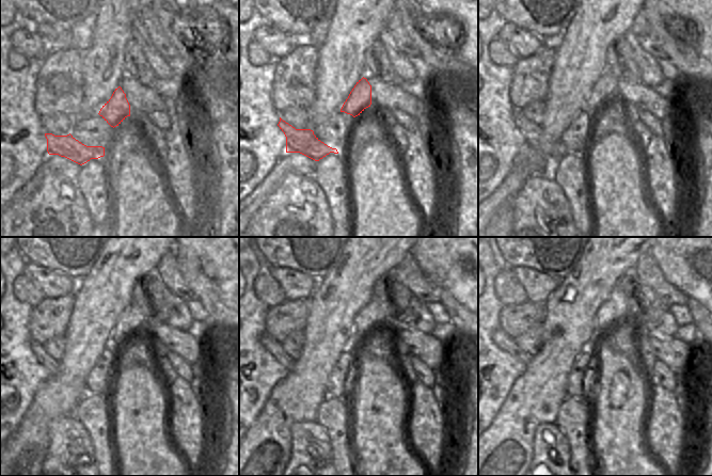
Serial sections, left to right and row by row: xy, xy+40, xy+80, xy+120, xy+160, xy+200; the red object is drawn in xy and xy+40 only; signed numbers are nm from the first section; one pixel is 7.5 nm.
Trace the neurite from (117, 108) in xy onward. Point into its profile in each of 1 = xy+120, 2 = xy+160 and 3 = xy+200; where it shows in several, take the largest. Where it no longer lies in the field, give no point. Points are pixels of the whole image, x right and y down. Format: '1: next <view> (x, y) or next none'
1: next xy+120 (132, 319)
2: next xy+160 (374, 314)
3: next xy+200 (616, 307)

